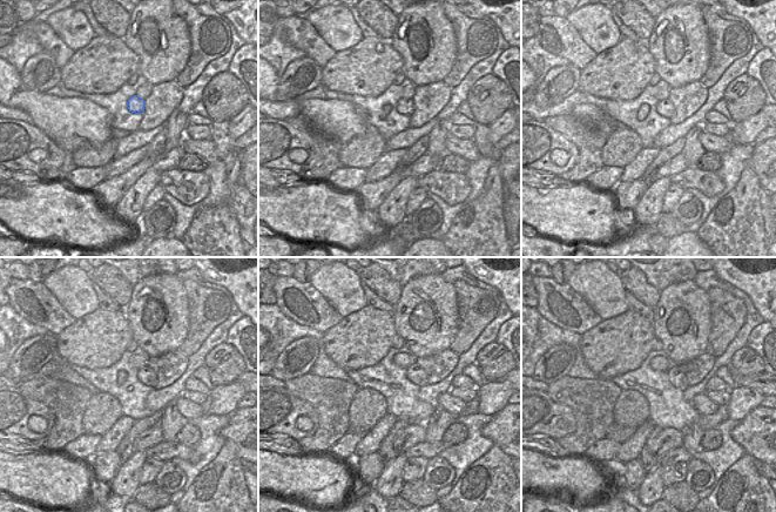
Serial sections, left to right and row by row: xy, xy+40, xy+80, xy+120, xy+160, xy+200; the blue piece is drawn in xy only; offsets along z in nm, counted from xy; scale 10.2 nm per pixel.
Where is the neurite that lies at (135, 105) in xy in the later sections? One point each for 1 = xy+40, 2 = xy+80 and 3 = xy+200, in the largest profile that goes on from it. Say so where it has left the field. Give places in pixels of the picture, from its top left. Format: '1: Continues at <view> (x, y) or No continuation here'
1: Continues at xy+40 (403, 106)
2: Continues at xy+80 (665, 108)
3: Continues at xy+200 (680, 379)

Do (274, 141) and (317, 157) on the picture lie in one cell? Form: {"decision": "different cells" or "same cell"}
{"decision": "same cell"}

